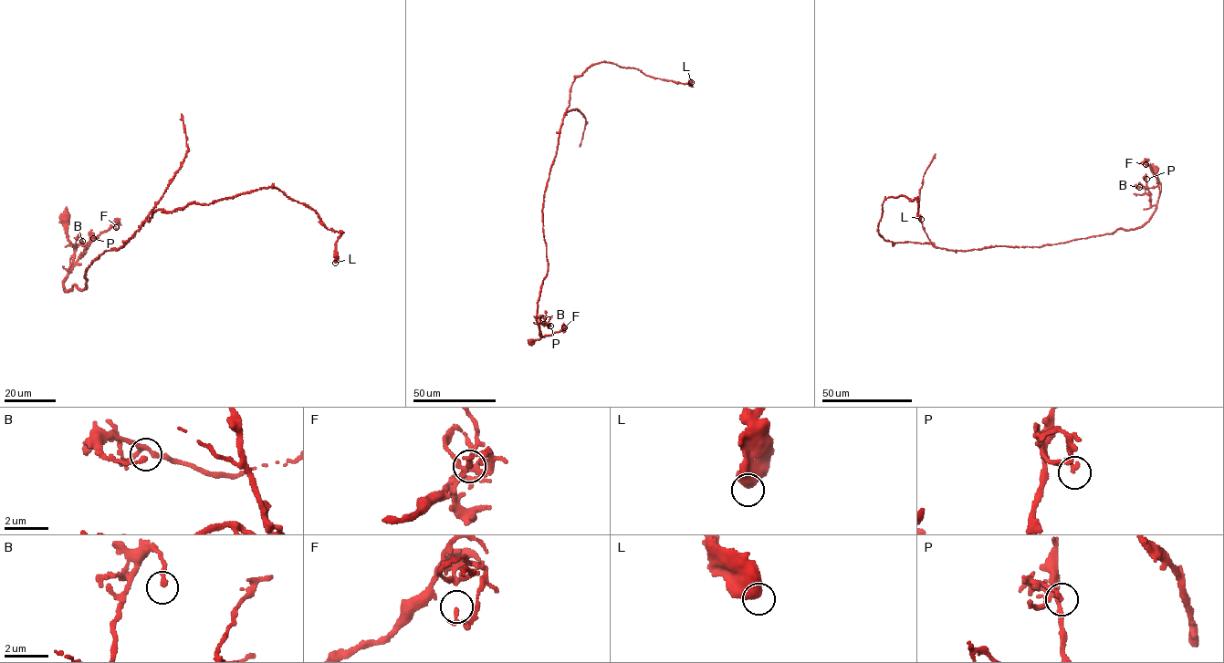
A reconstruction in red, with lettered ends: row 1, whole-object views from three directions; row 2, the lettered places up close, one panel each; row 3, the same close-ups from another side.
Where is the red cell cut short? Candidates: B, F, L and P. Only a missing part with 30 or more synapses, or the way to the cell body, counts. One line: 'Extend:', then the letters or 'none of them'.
Extend: none of them

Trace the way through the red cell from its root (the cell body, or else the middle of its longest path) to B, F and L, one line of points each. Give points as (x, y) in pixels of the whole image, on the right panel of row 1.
B: (1155, 169), (1161, 185), (1158, 198), (1157, 186), (1146, 189), (1139, 187)
F: (1155, 169), (1161, 185), (1157, 198), (1156, 178), (1145, 160), (1145, 164)
L: (1155, 169), (1156, 207), (1134, 229), (962, 251), (894, 243), (879, 233), (890, 197), (916, 198), (921, 219)

